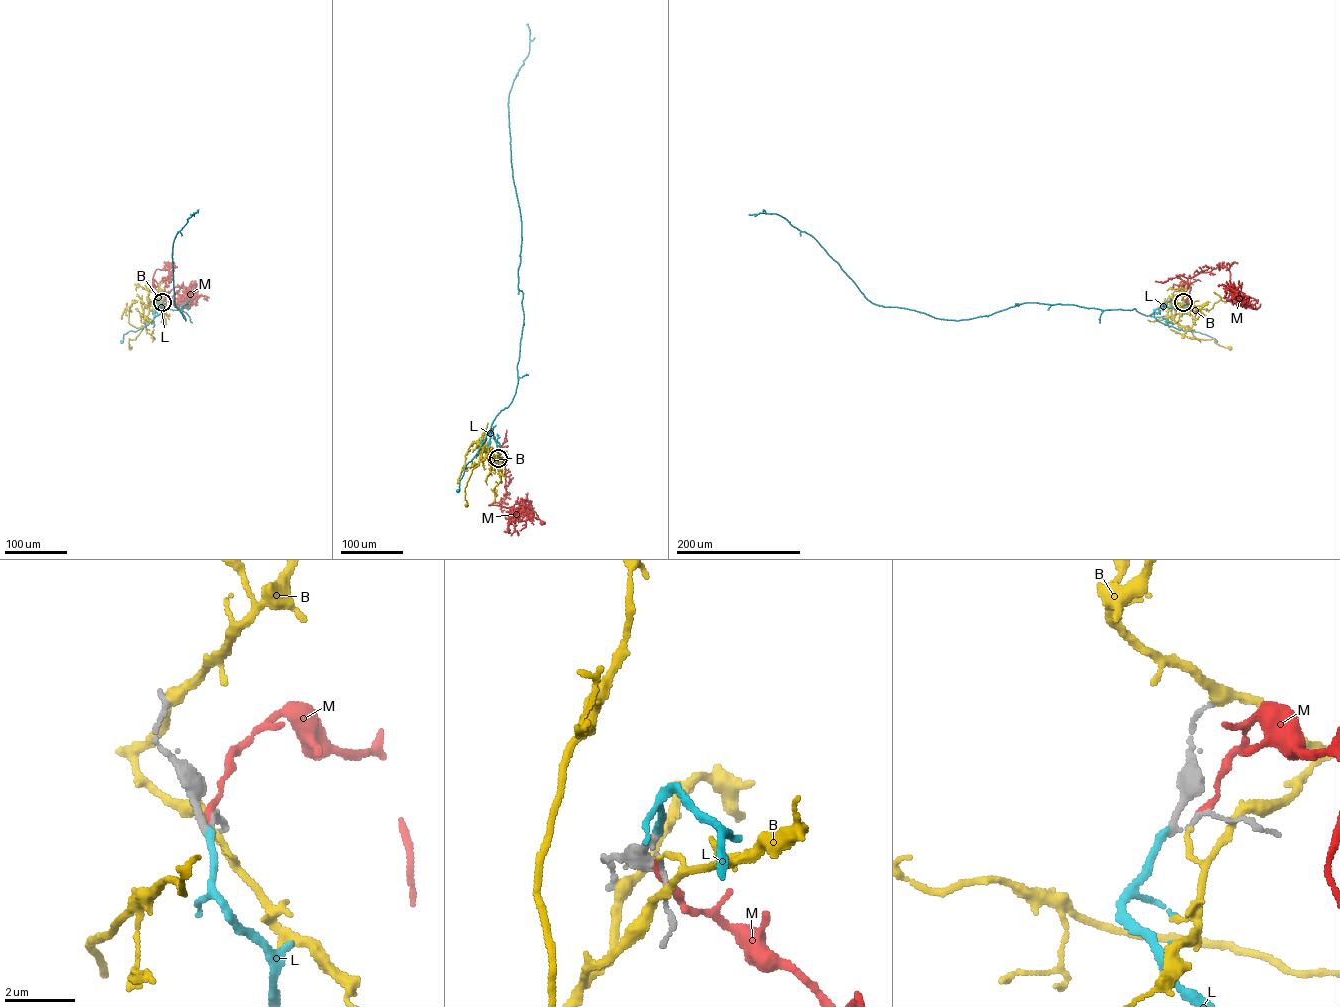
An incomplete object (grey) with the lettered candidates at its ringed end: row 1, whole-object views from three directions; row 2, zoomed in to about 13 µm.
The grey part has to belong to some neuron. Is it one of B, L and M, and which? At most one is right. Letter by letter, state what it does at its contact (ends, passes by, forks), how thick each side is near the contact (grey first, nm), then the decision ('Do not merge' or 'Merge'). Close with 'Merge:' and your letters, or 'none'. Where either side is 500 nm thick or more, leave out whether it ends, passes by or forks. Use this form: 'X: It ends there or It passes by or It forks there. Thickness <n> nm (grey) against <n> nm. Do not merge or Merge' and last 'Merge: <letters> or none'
B: It ends there. Thickness 150 nm (grey) against 120 nm. Do not merge
L: It ends there. Thickness 160 nm (grey) against 200 nm. Merge
M: It ends there. Thickness 100 nm (grey) against 180 nm. Do not merge
Merge: L

